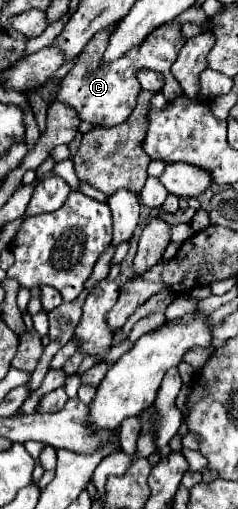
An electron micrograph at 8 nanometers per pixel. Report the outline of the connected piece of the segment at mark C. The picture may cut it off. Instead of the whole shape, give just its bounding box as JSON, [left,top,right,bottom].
[57,20,185,126]

